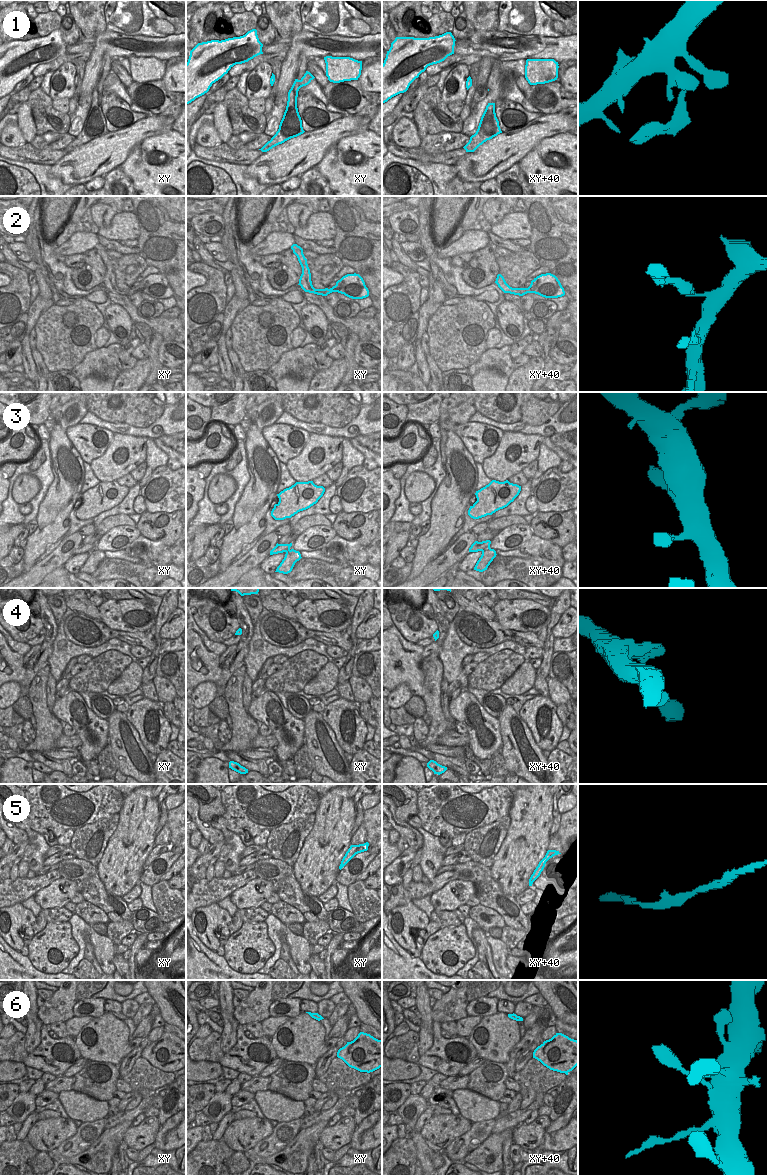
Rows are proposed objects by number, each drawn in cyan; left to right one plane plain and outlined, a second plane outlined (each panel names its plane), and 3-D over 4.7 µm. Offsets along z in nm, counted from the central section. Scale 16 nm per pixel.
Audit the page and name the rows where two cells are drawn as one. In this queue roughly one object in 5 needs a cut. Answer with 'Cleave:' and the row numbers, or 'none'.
Cleave: none

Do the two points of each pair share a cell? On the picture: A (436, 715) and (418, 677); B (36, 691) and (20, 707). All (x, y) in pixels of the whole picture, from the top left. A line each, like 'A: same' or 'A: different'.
A: different
B: different

